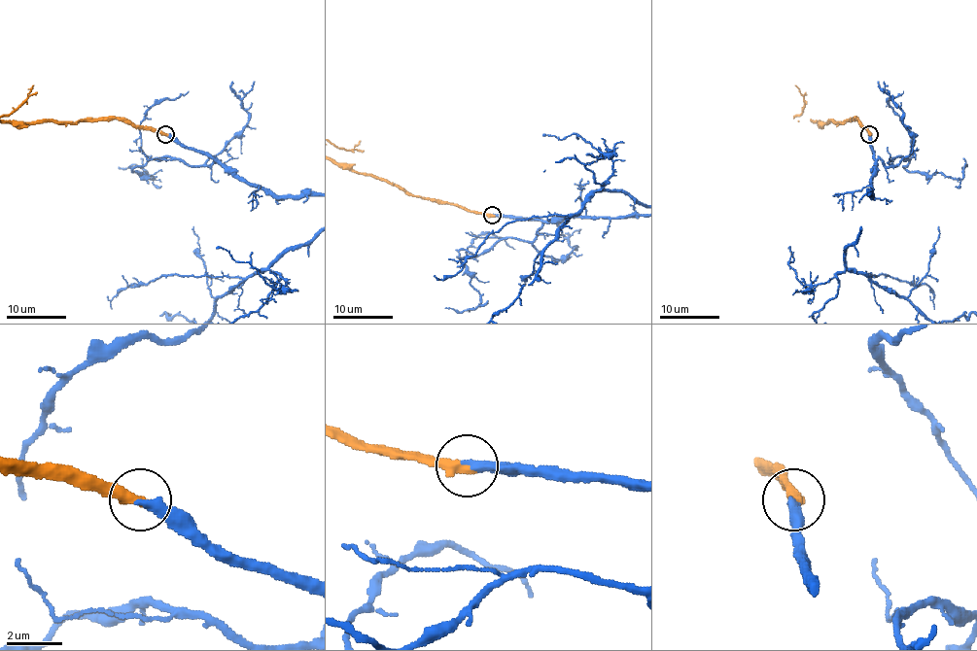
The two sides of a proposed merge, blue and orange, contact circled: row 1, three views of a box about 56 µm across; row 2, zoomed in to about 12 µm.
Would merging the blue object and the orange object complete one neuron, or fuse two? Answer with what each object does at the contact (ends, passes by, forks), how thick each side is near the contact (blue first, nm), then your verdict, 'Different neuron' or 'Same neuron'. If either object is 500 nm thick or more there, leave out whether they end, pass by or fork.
At the ring blue ends. At the ring orange ends. Thickness 340 nm (blue) against 440 nm. Same neuron

